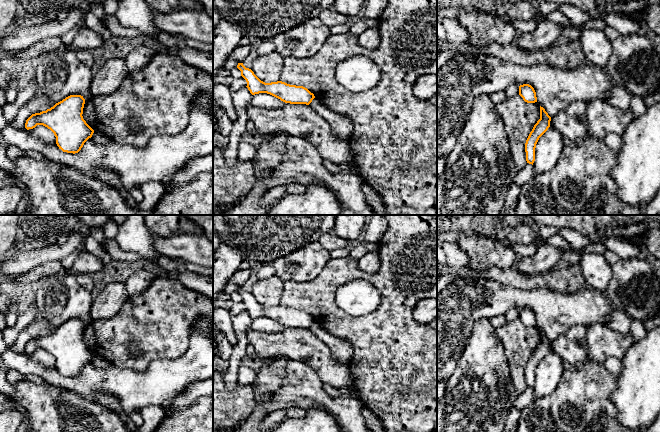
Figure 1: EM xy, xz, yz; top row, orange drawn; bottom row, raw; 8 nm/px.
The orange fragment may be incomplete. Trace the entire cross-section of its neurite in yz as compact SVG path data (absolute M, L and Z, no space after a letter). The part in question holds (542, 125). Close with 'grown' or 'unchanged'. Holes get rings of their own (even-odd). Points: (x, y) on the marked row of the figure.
M540 106L540 119L534 125L532 131L530 132L526 143L525 143L525 152L526 152L526 161L529 164L534 163L535 161L535 148L539 138L548 130L550 127L551 117L545 111L543 107Z; unchanged

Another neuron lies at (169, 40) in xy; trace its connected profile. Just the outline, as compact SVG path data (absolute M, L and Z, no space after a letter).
M157 32L157 38L160 43L169 48L179 46L180 41L183 40L179 35L168 34L166 32Z

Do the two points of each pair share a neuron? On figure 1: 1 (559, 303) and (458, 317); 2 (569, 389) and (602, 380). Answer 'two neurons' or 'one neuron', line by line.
1: one neuron
2: one neuron

